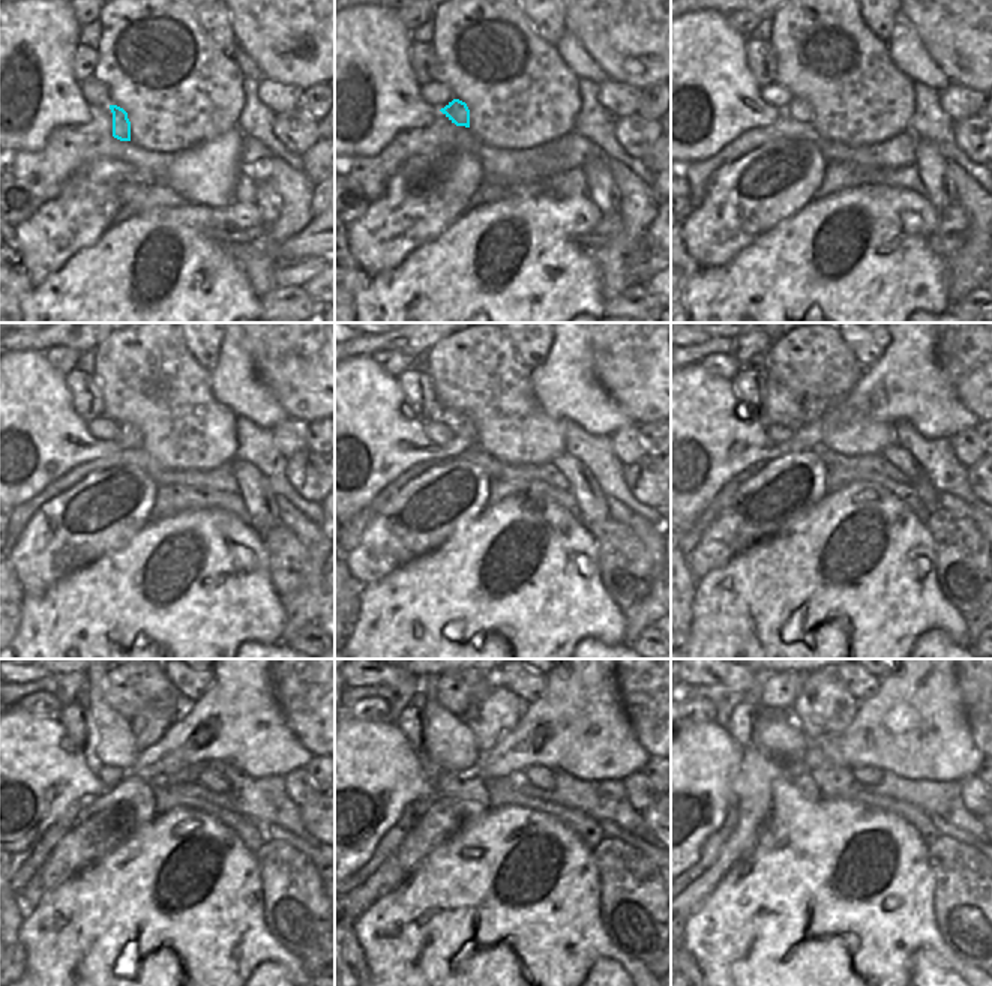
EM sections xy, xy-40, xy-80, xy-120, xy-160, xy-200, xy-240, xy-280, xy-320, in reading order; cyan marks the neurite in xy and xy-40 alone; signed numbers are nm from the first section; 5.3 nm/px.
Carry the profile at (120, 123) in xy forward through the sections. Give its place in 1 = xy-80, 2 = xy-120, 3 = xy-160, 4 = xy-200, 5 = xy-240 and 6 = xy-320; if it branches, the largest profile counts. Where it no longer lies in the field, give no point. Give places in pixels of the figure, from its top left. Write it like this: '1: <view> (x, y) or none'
1: xy-80 (800, 110)
2: xy-120 (129, 435)
3: xy-160 (467, 428)
4: xy-200 (814, 407)
5: xy-240 (149, 727)
6: xy-320 (824, 706)

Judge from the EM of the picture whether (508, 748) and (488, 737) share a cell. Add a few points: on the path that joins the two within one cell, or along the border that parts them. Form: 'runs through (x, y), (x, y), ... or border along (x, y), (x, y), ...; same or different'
border along (521, 716), (488, 749), (479, 751); different

